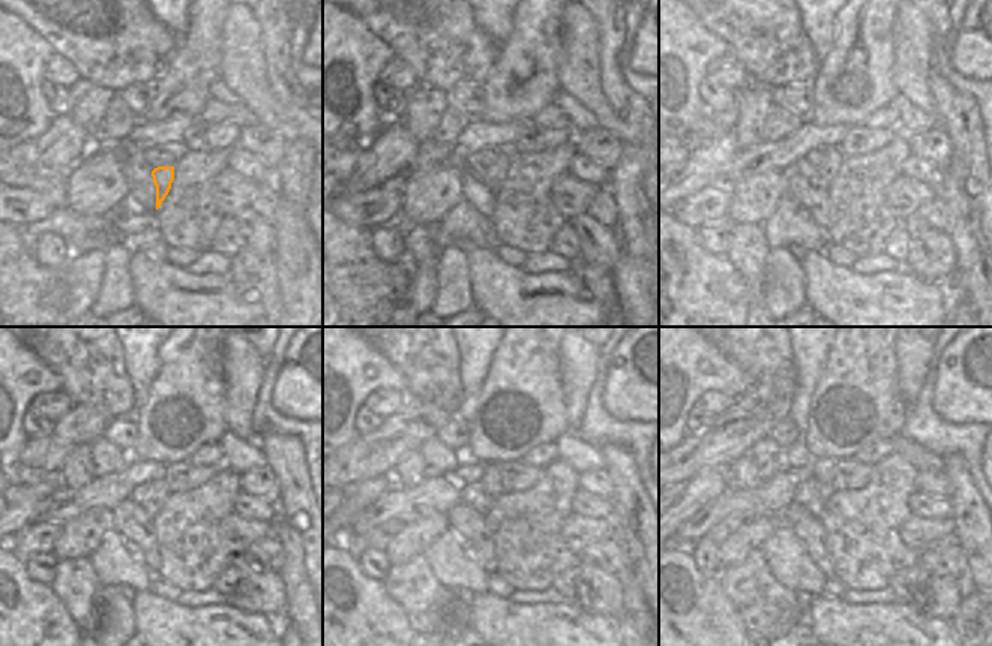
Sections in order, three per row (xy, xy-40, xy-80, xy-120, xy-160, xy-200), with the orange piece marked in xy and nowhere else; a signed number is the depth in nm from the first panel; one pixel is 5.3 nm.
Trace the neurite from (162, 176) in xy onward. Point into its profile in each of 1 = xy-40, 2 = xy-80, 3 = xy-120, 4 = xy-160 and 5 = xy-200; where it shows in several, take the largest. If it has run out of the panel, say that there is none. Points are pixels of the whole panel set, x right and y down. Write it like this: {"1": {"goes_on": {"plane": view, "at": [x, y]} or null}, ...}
{"1": {"goes_on": {"plane": "xy-40", "at": [494, 174]}}, "2": {"goes_on": {"plane": "xy-80", "at": [833, 161]}}, "3": {"goes_on": {"plane": "xy-120", "at": [161, 493]}}, "4": {"goes_on": {"plane": "xy-160", "at": [491, 480]}}, "5": {"goes_on": {"plane": "xy-200", "at": [823, 468]}}}

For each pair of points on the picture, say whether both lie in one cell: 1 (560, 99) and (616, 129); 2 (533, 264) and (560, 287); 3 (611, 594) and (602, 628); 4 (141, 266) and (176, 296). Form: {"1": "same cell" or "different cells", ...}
{"1": "different cells", "2": "different cells", "3": "different cells", "4": "same cell"}

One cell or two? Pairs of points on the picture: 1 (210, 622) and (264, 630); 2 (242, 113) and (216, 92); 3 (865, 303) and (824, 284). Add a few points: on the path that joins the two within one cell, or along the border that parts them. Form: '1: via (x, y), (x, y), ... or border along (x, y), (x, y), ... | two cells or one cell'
1: via (224, 622), (240, 621), (251, 628) | one cell
2: via (237, 107), (222, 95) | one cell
3: via (854, 303), (835, 293) | one cell

